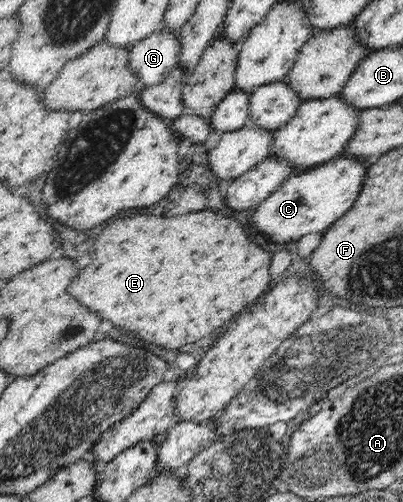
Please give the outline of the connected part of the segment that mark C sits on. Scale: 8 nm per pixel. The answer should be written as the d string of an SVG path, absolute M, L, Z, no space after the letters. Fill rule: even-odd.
M342 154L322 165L298 171L255 207L251 218L254 230L264 232L274 242L284 242L284 246L288 242L289 246L304 234L330 228L358 200L369 167L365 158Z

